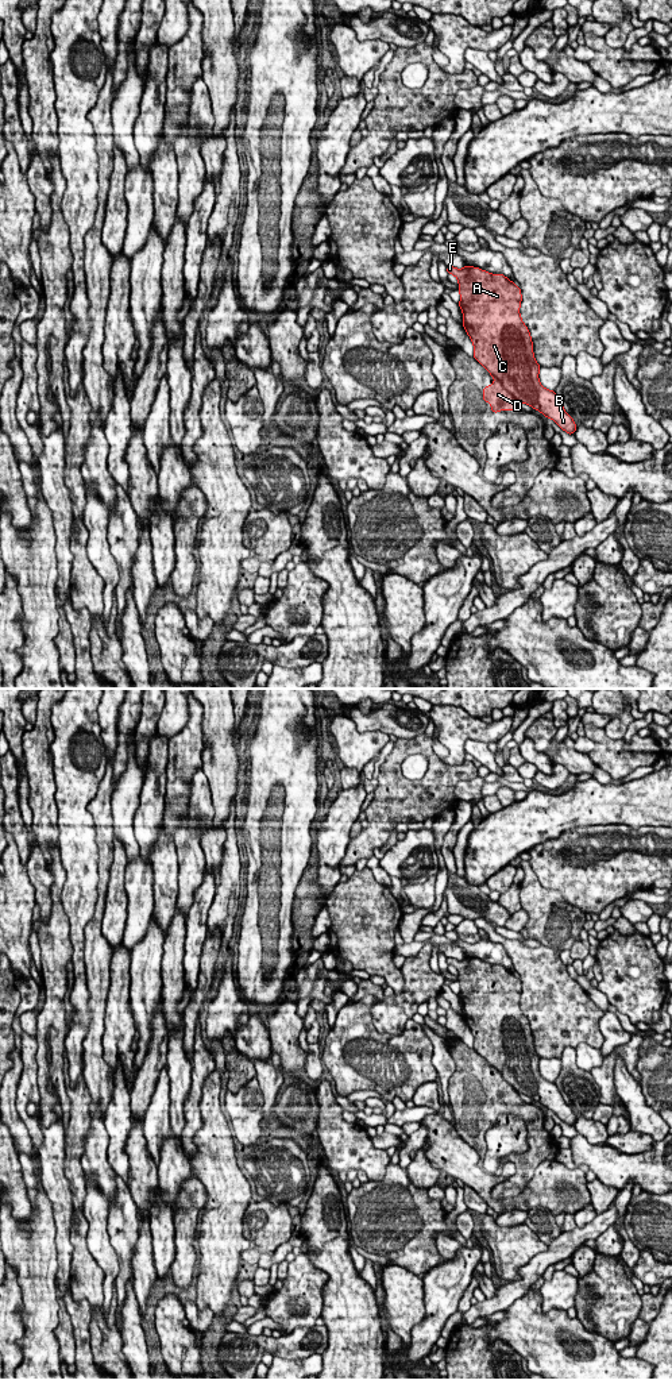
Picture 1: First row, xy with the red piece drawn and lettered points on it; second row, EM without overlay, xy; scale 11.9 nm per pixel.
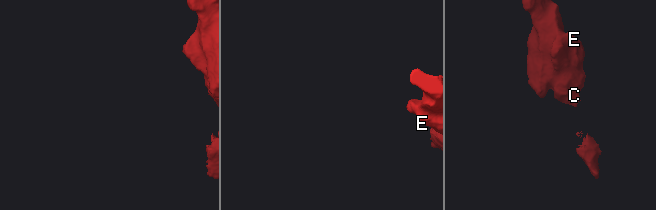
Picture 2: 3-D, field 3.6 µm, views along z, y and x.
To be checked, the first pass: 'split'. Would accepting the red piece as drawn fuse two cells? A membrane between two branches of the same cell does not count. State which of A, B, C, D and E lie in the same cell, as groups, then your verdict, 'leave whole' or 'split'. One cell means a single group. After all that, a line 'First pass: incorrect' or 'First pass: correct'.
A B C D E | leave whole
First pass: incorrect

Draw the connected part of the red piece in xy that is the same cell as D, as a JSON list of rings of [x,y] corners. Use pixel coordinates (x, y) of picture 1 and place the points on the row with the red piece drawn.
[[[467,265],[461,270],[447,266],[447,271],[459,282],[459,307],[474,344],[474,358],[495,379],[483,388],[483,400],[491,404],[491,410],[517,410],[525,402],[573,435],[578,425],[556,393],[540,383],[541,366],[534,359],[532,338],[520,315],[520,286],[503,274]]]

